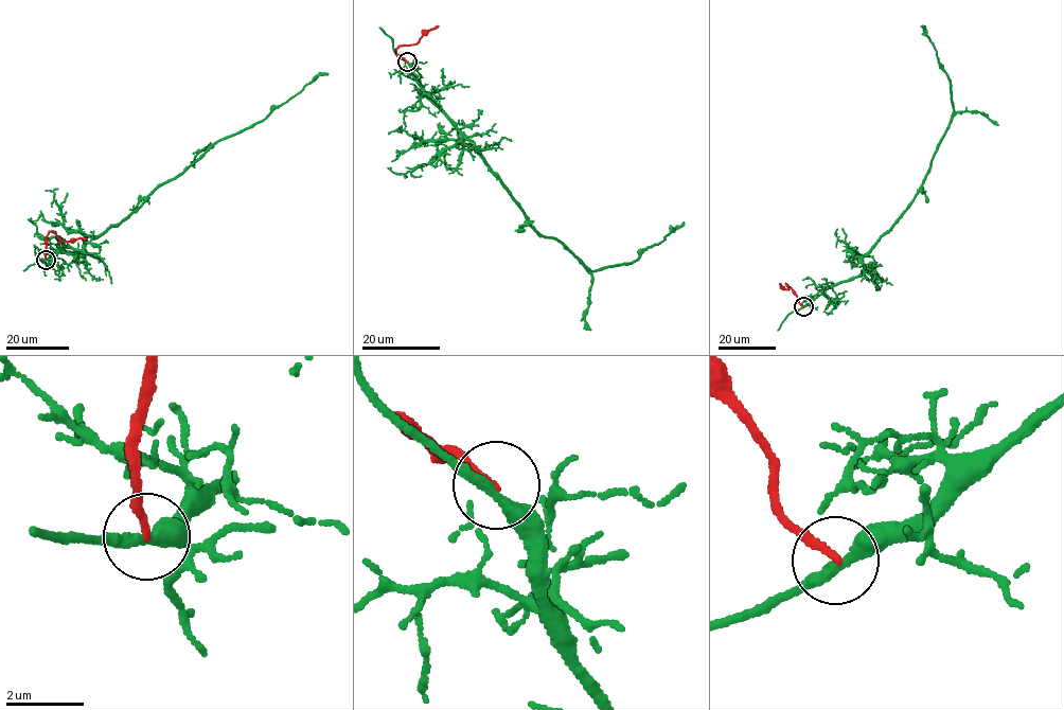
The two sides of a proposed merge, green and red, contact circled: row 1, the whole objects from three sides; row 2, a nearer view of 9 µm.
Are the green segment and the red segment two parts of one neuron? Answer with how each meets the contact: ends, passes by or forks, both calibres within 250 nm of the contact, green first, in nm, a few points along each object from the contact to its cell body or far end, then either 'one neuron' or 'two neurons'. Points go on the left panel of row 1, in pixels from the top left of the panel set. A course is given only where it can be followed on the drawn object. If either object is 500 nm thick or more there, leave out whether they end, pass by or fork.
green passes by; red ends; calibres 260 and 200 nm; course green (46, 260), (59, 251), (77, 255), (87, 237), (118, 226), (218, 142), (250, 128), (329, 73); course red (46, 260), (49, 232), (64, 242), (86, 238); two neurons

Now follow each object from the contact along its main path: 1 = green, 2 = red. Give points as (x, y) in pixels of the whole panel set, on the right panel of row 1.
1: (803, 306), (828, 288), (853, 280), (862, 272), (863, 258), (914, 199), (952, 117), (950, 81), (921, 25)
2: (803, 306), (795, 291), (779, 283)

